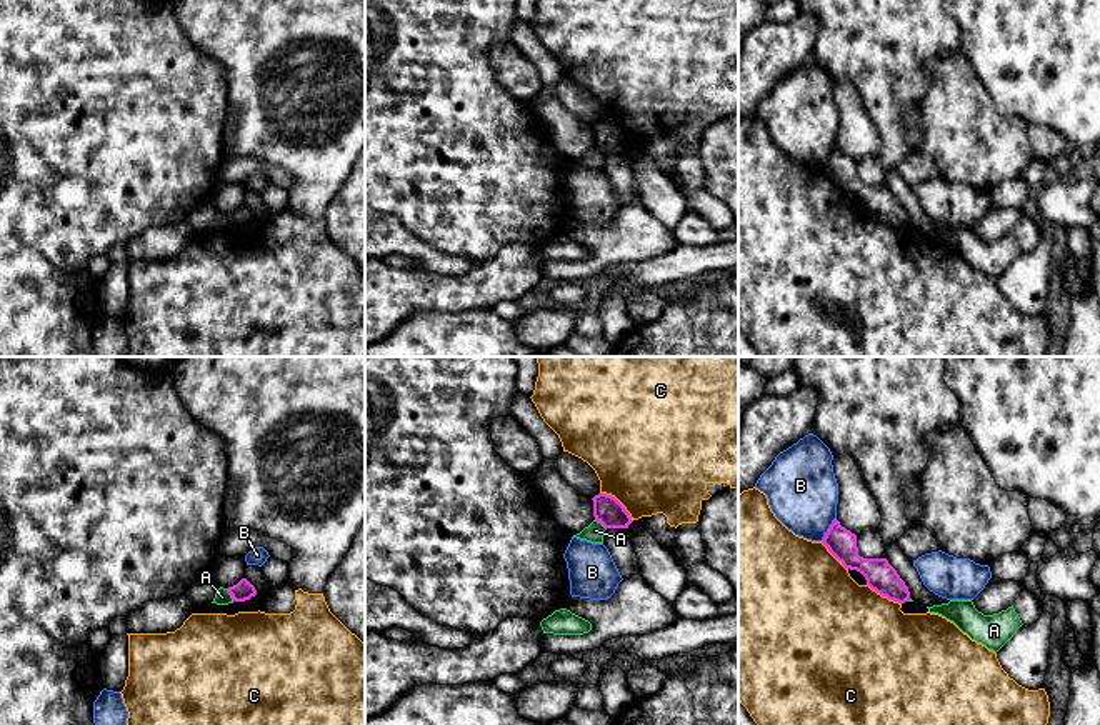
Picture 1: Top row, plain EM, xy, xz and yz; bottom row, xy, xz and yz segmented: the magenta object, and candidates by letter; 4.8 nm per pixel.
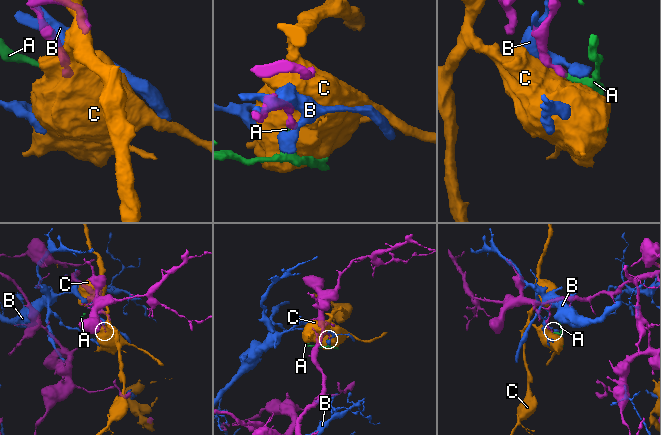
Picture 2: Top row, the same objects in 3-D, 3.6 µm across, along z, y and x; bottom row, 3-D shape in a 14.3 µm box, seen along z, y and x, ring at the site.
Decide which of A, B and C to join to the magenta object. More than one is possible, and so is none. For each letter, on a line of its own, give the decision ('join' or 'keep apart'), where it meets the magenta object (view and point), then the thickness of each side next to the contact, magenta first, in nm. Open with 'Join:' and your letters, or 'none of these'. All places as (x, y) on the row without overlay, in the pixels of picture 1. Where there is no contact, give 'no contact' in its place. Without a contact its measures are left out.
Join: none of these
A: keep apart; meets magenta in xy at (230, 220); 100 nm thick on the magenta side, 80 nm on the other
B: keep apart; meets magenta in yz at (829, 155); 140 nm thick on the magenta side, 340 nm on the other
C: keep apart; meets magenta in xz at (619, 129); 140 nm thick on the magenta side, 500 nm on the other

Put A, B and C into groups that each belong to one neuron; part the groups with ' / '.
A / B / C

